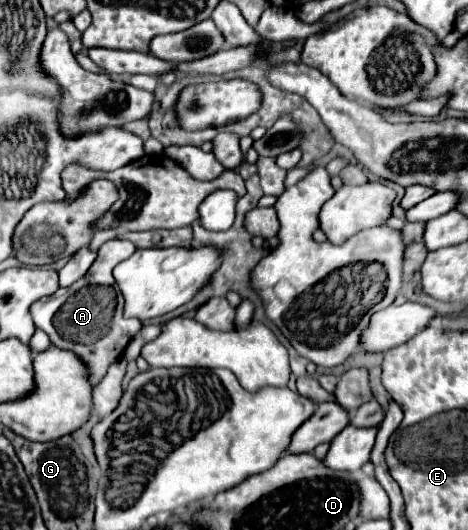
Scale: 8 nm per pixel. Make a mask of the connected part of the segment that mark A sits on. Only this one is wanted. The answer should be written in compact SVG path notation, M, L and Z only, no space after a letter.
M128 239L106 241L98 249L98 259L94 261L94 265L88 269L88 273L80 281L76 281L74 285L70 285L66 289L58 289L54 295L42 297L42 299L34 301L34 305L30 305L34 325L38 329L42 329L44 333L48 333L52 345L60 347L60 349L70 349L78 357L82 357L82 361L90 369L92 385L96 385L104 377L102 361L106 363L106 369L108 369L108 365L112 365L124 353L130 339L142 327L138 319L130 319L130 321L124 319L124 315L122 315L124 301L122 301L118 285L112 277L114 265L124 261L126 257L130 257L134 251L136 251L136 247Z

